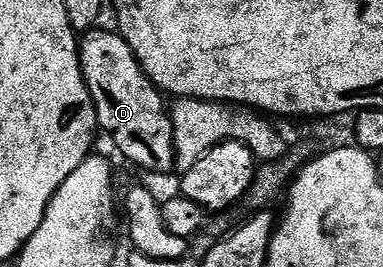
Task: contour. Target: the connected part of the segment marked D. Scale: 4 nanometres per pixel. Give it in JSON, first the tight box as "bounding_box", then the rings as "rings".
{"bounding_box":[79,29,175,175],"rings":[[[96,29],[86,32],[79,39],[79,64],[81,65],[81,83],[89,89],[93,97],[93,105],[99,118],[98,130],[104,131],[115,142],[115,147],[135,167],[143,171],[152,171],[155,175],[172,174],[175,168],[175,151],[173,125],[169,114],[168,104],[158,87],[151,84],[151,79],[141,69],[133,49],[119,34],[118,30],[103,31]]]}

